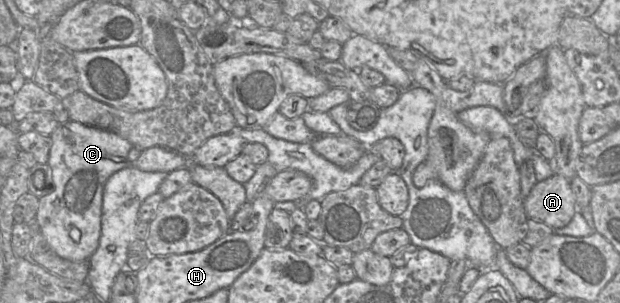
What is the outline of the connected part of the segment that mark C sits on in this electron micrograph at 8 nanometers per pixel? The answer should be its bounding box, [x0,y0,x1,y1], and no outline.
[36,120,191,262]

